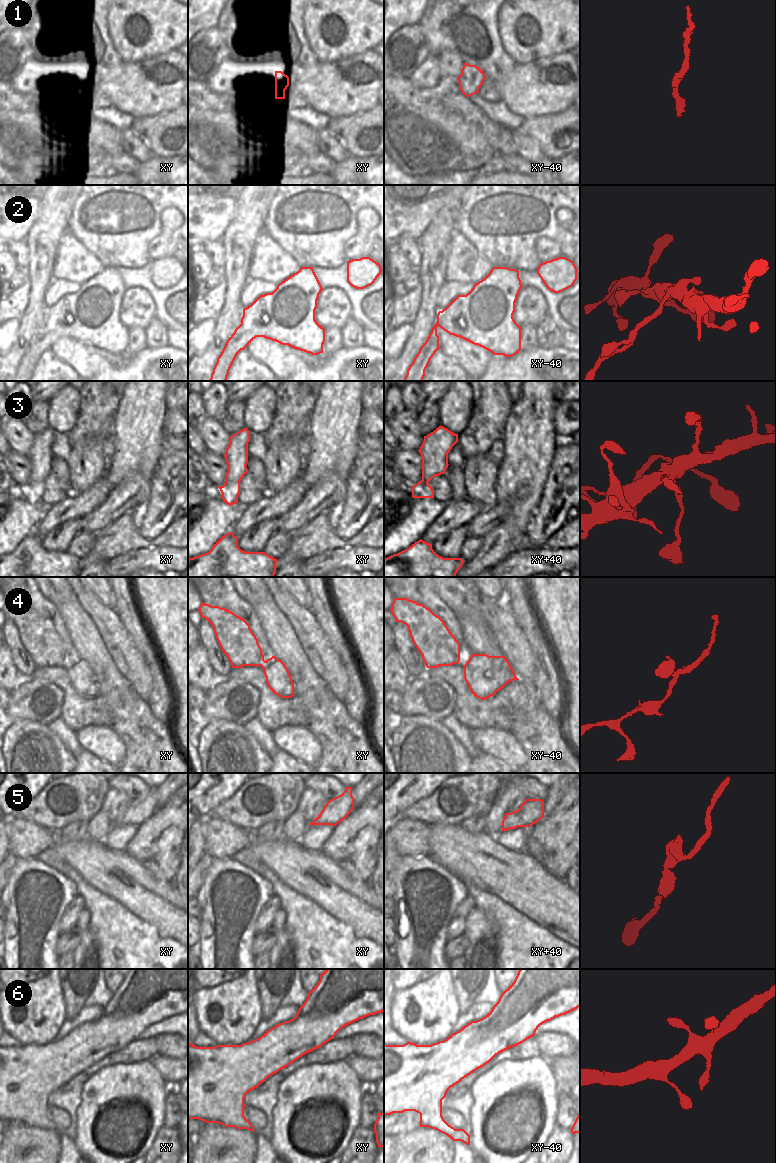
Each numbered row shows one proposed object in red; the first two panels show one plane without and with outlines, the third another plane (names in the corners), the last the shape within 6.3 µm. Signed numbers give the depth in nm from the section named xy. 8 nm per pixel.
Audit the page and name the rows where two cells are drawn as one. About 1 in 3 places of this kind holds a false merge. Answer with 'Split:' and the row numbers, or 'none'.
Split: 2

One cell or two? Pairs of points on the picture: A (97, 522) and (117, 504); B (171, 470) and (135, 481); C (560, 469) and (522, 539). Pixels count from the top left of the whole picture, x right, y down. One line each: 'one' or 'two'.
A: one
B: two
C: two

